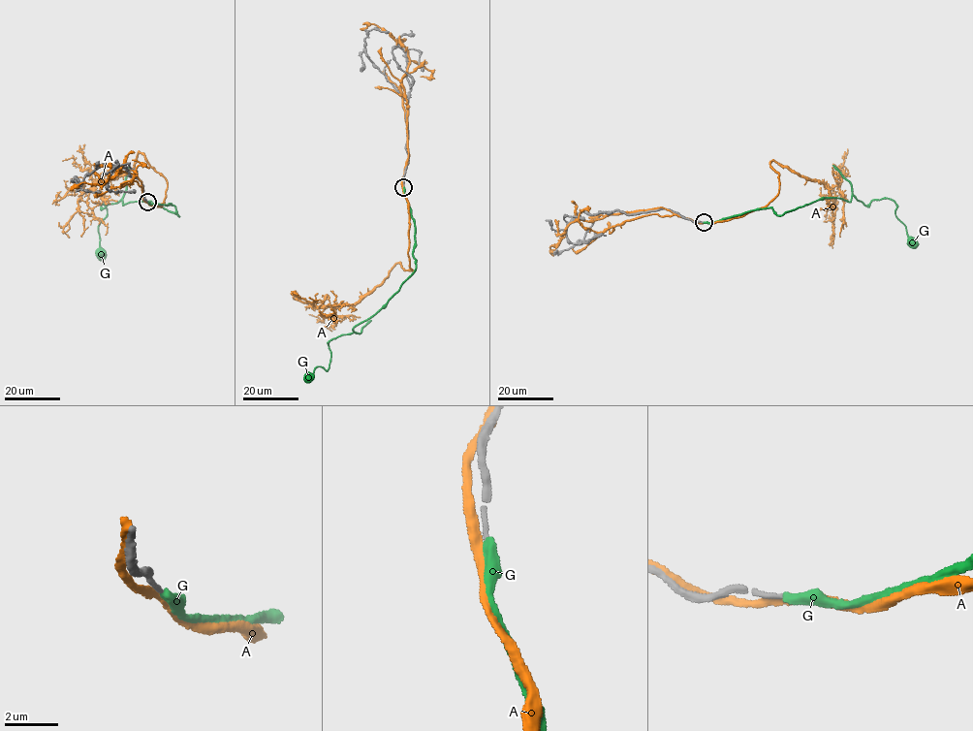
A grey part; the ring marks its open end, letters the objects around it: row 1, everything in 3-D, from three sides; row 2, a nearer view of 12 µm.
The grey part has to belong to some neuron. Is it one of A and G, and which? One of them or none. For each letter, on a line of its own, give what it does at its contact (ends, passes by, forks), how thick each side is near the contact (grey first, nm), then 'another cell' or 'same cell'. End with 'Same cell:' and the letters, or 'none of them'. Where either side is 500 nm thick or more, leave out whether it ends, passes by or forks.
A: it passes by | 190/320 nm | another cell
G: it ends | 190/380 nm | another cell
Same cell: none of them

